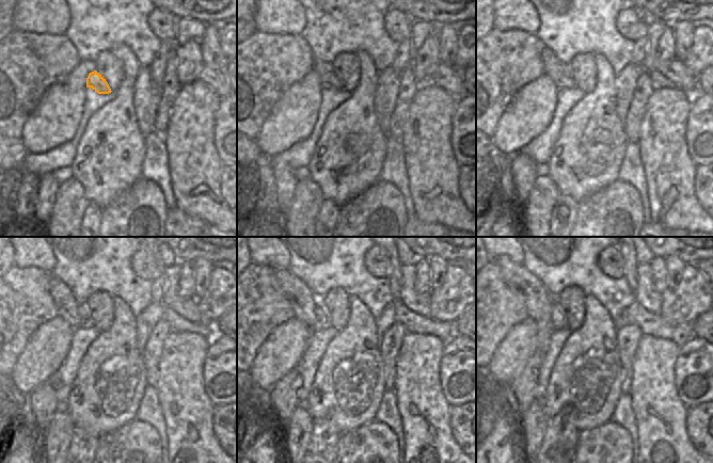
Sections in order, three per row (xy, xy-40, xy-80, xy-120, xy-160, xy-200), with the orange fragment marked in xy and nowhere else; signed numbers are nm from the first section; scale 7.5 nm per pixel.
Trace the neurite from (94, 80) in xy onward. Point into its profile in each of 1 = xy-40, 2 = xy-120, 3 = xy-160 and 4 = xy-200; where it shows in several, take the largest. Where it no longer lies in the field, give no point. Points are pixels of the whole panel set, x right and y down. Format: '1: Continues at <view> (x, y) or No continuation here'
1: Continues at xy-40 (329, 81)
2: Continues at xy-120 (66, 304)
3: Continues at xy-160 (303, 303)
4: Continues at xy-200 (539, 302)

